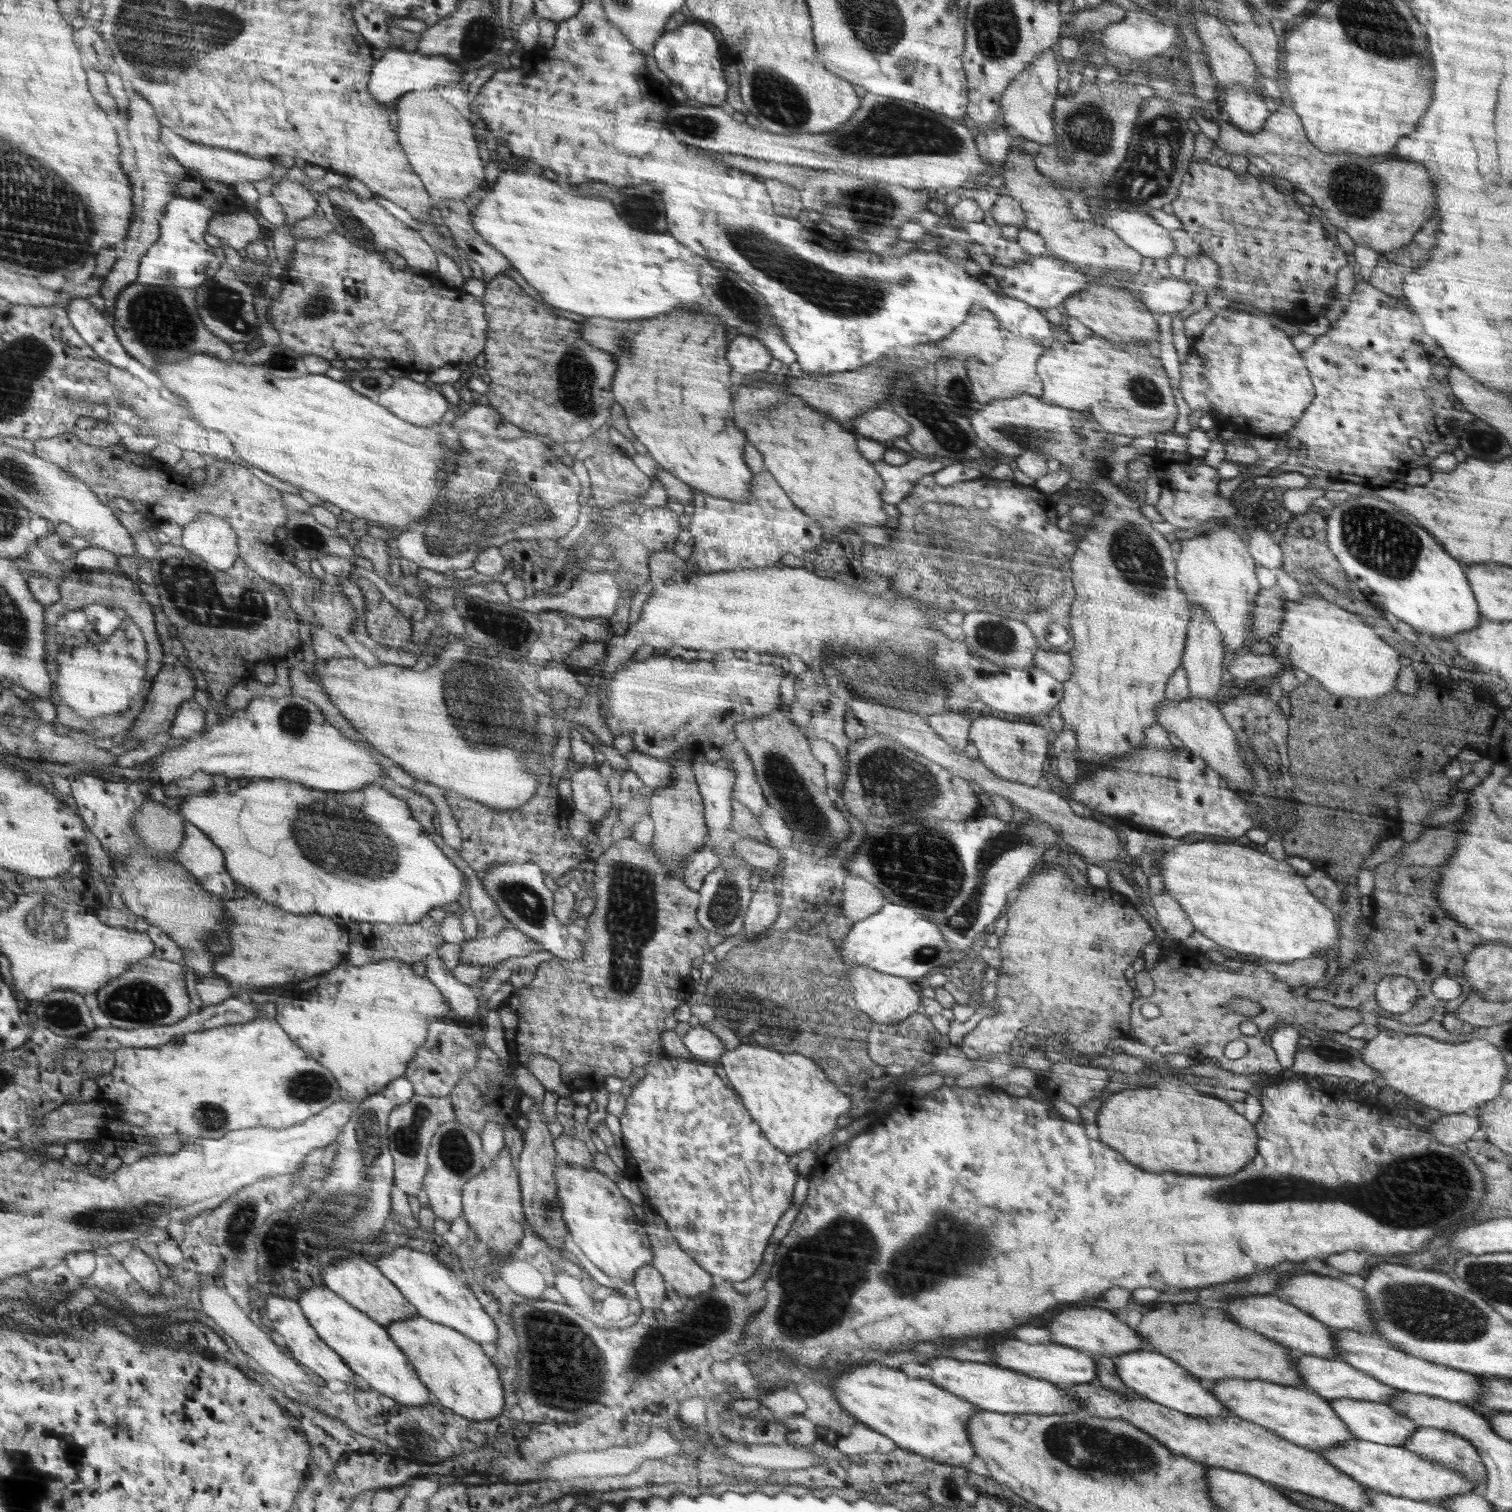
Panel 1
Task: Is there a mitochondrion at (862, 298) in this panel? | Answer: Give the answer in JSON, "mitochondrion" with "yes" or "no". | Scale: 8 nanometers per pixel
{"mitochondrion":"yes"}

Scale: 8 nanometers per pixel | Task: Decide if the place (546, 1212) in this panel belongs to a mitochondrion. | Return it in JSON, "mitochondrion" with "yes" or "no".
{"mitochondrion":"yes"}

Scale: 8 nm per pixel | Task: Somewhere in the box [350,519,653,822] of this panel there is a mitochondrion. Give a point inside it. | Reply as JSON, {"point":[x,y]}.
{"point":[487,715]}

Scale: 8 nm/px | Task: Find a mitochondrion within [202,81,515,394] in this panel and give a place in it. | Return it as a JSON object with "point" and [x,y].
{"point":[317,303]}

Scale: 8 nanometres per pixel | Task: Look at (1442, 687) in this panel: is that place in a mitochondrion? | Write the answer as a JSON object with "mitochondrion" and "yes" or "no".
{"mitochondrion":"no"}

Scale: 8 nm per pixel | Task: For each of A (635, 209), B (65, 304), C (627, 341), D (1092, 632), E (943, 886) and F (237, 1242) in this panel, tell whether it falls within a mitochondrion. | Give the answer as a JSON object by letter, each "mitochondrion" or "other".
{"A":"mitochondrion","B":"other","C":"mitochondrion","D":"other","E":"mitochondrion","F":"mitochondrion"}

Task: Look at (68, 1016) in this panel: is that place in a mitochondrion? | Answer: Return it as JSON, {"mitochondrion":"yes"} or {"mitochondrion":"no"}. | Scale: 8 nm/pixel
{"mitochondrion":"yes"}

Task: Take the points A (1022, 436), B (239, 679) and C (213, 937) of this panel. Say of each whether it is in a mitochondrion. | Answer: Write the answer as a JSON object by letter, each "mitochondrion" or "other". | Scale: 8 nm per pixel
{"A":"mitochondrion","B":"other","C":"other"}

